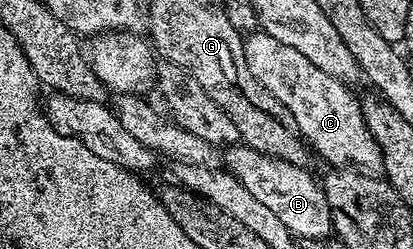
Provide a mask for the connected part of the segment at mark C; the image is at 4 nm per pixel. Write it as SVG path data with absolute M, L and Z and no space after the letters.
M263 31L254 37L246 36L243 41L245 58L251 75L263 86L270 97L281 105L291 118L298 134L306 146L313 149L333 167L356 167L361 171L377 171L382 168L381 150L375 143L365 117L361 114L362 104L349 94L346 82L328 77L311 59L299 55L295 47L271 39Z

